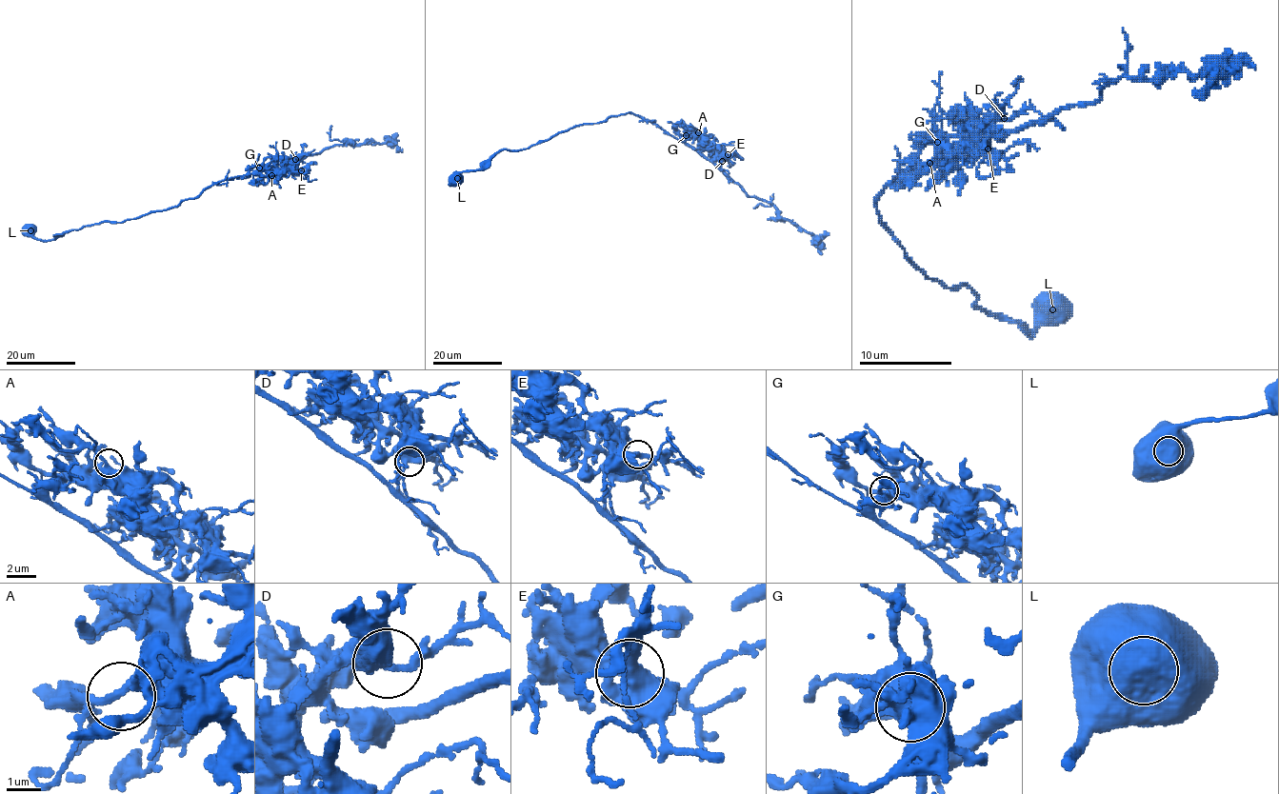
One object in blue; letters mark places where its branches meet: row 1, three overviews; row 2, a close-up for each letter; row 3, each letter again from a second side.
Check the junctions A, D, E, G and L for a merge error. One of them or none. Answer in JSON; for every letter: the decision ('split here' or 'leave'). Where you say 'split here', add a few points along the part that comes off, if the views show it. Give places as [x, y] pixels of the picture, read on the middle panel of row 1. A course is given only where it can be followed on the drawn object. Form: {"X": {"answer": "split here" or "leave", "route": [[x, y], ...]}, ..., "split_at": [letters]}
{"A": {"answer": "leave"}, "D": {"answer": "leave"}, "E": {"answer": "leave"}, "G": {"answer": "leave"}, "L": {"answer": "leave"}, "split_at": []}

